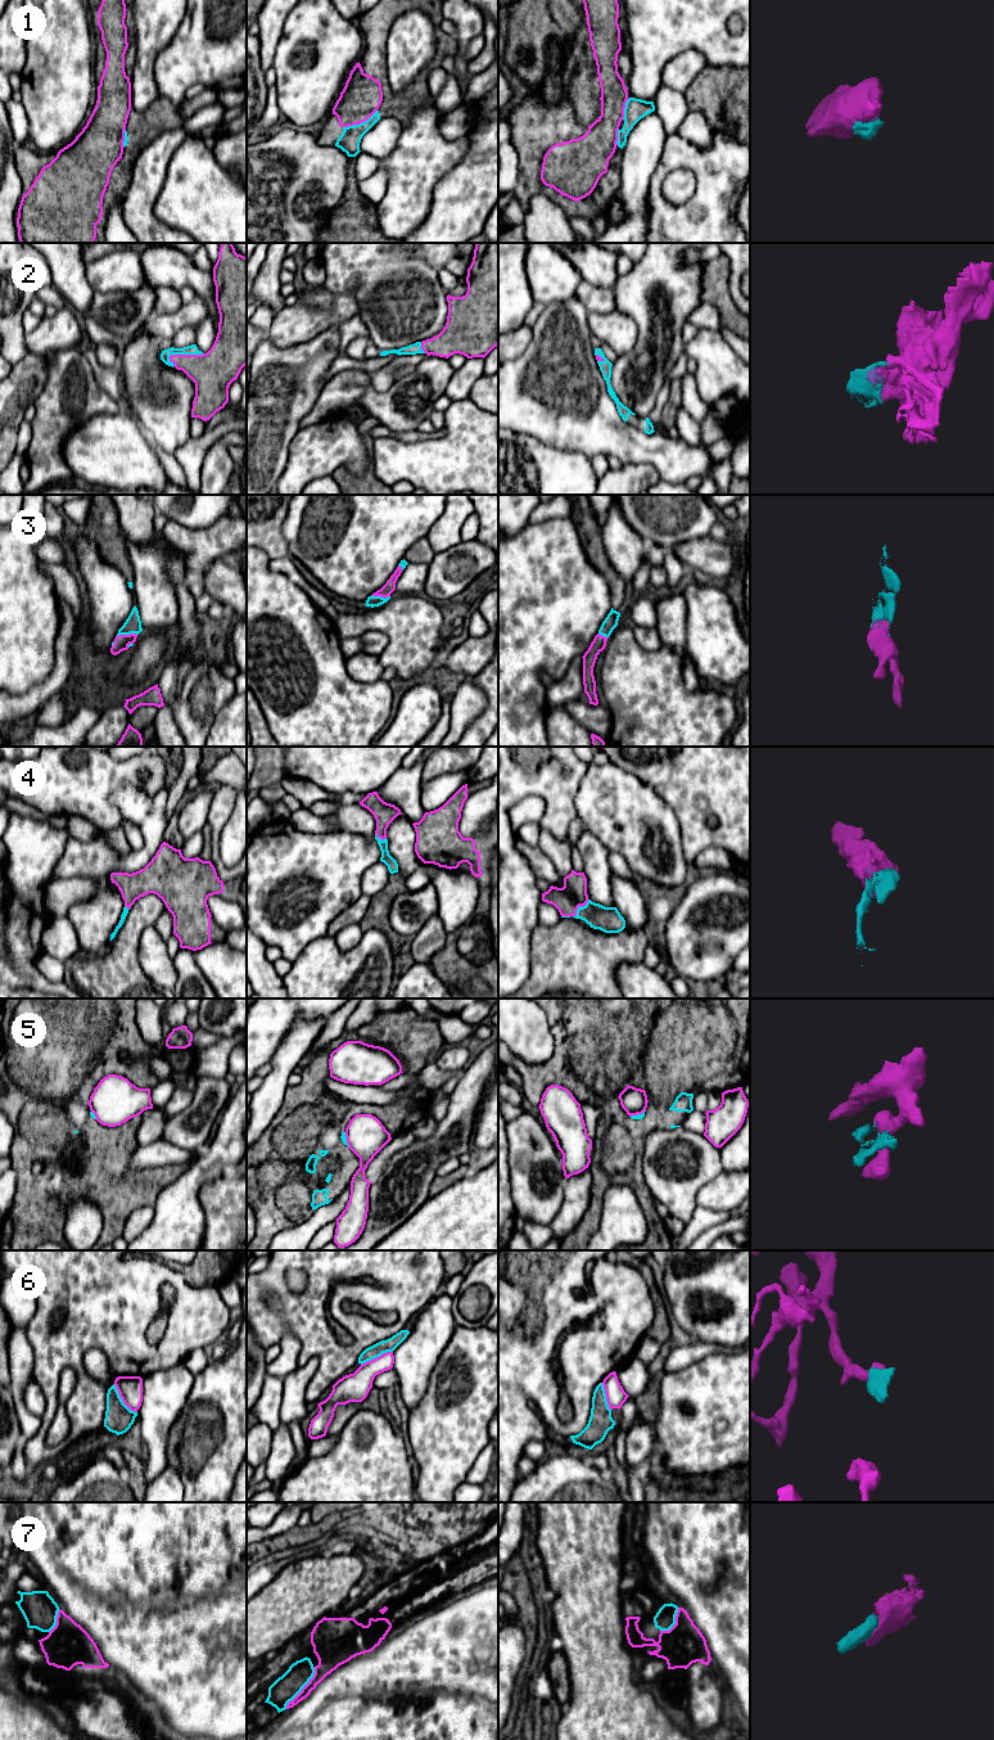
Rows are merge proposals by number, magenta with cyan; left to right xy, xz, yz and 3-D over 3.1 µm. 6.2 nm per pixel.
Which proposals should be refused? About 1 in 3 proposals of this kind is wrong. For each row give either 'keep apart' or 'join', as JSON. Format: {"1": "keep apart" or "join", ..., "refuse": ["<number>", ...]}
{"1": "join", "2": "join", "3": "join", "4": "join", "5": "keep apart", "6": "keep apart", "7": "join", "refuse": ["5", "6"]}

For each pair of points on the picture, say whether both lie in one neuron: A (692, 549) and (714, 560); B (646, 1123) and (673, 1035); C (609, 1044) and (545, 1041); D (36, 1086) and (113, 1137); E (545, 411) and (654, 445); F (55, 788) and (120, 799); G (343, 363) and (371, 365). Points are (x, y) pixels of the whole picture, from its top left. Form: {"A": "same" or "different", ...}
{"A": "same", "B": "same", "C": "different", "D": "same", "E": "same", "F": "different", "G": "same"}

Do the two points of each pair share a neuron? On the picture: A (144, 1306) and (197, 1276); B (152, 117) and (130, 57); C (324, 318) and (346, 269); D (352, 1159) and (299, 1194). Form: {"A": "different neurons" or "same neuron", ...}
{"A": "different neurons", "B": "same neuron", "C": "different neurons", "D": "same neuron"}

